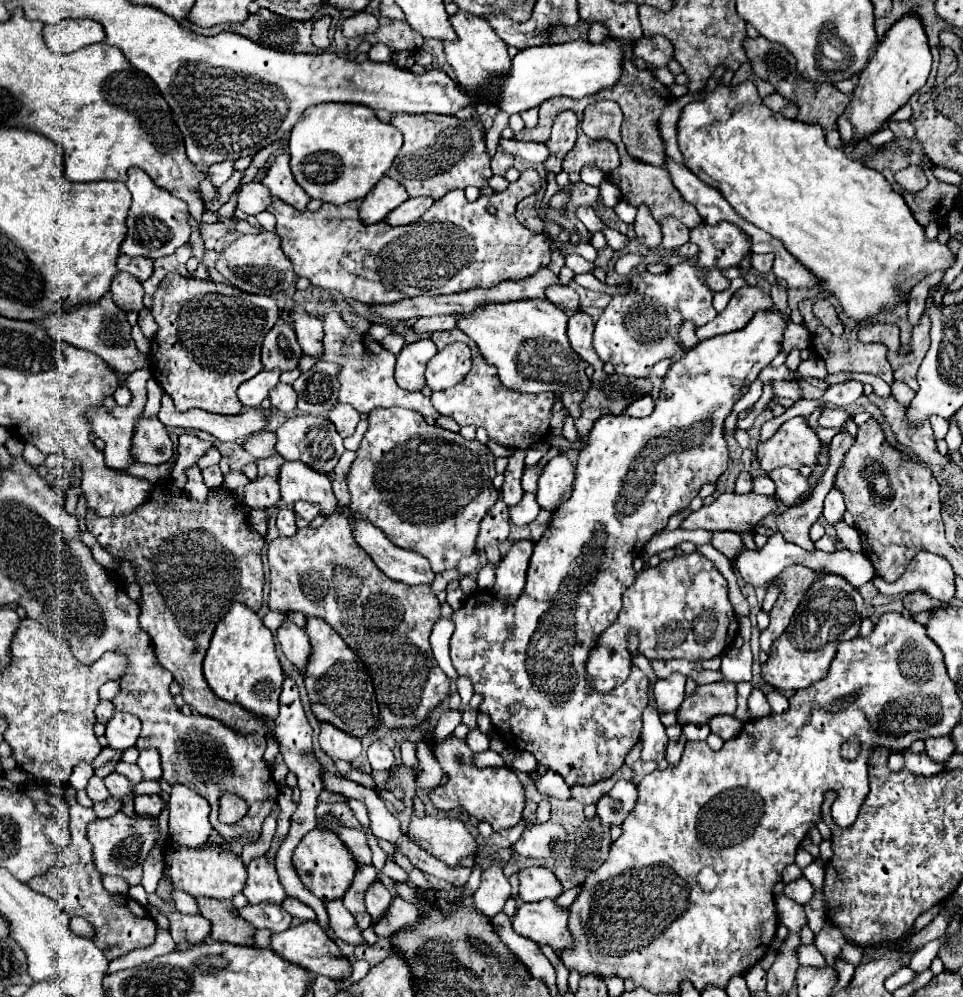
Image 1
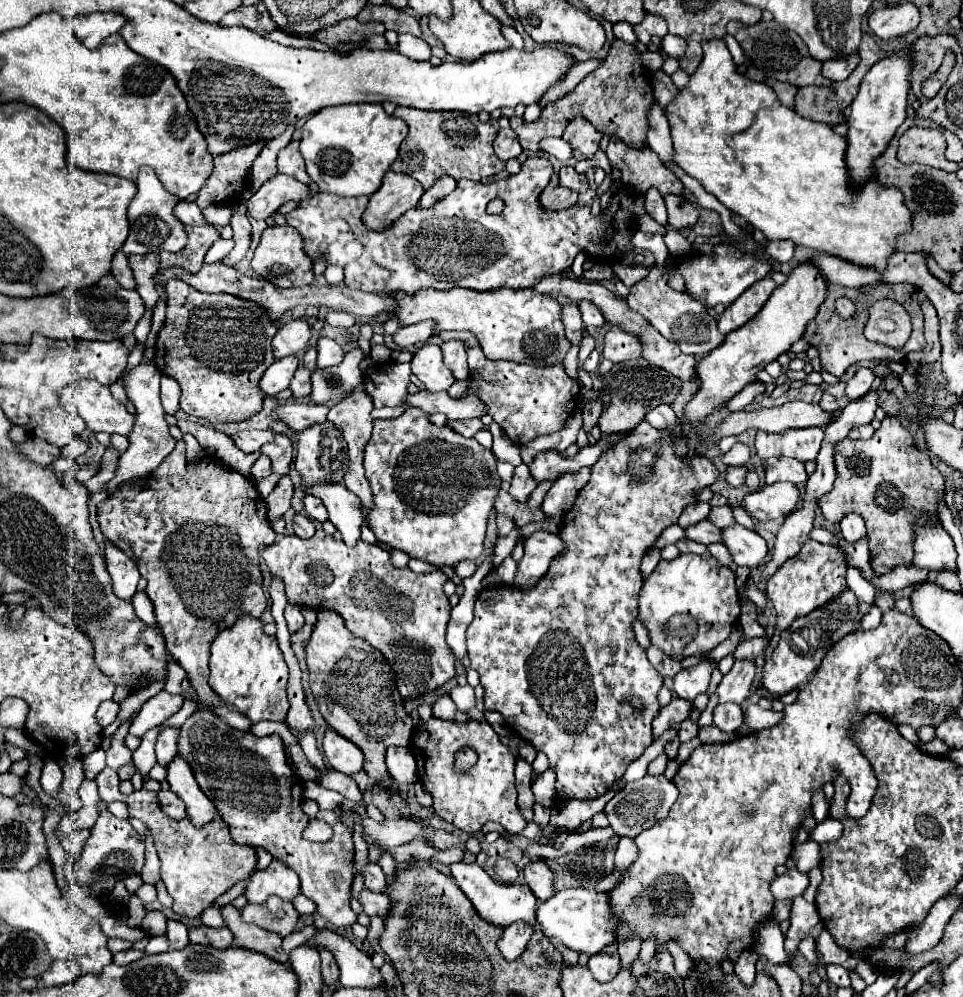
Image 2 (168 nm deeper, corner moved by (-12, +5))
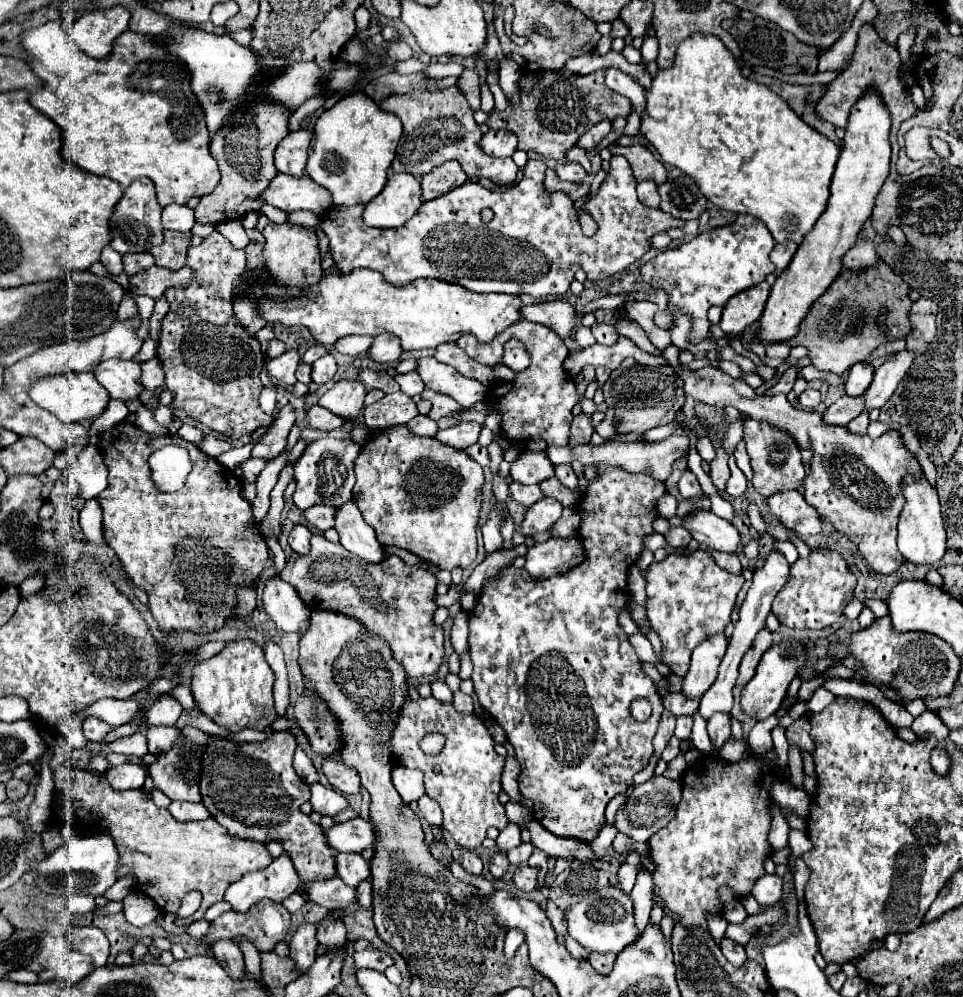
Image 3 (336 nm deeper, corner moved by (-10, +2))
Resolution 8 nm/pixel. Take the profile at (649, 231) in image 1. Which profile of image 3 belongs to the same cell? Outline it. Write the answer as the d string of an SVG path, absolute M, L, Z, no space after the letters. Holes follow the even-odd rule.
M650 180L638 182L636 192L638 192L638 198L640 198L642 204L646 204L650 208L658 208L660 196L658 196L658 190L656 190L656 182L650 182Z

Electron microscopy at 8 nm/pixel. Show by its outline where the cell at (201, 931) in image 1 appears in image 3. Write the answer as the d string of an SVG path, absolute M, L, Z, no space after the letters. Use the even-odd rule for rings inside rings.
M220 940L220 942L216 942L216 944L210 946L210 952L226 968L226 972L234 980L246 978L244 956L242 956L242 950L238 948L238 944L234 944L232 940Z

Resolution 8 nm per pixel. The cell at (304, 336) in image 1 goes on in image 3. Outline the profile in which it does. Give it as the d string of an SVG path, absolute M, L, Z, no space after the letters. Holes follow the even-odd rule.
M326 354L324 358L318 358L314 364L312 364L312 382L316 382L318 386L330 382L336 374L336 360Z

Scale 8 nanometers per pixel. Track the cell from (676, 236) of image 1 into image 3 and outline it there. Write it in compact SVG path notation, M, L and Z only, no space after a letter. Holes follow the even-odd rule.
M674 166L668 168L668 180L658 186L660 210L672 214L674 218L694 220L706 210L706 198L700 192L694 178L680 172Z

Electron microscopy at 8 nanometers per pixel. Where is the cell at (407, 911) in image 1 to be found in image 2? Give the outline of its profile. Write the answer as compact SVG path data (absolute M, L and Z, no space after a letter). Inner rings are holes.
M364 889L360 893L360 903L364 907L364 913L370 917L386 919L392 911L392 899L386 893L372 893L372 891Z

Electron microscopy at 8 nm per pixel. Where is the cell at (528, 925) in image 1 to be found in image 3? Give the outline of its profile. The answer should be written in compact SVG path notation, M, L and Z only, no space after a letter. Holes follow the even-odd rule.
M608 886L608 888L594 892L594 898L586 898L578 902L564 914L568 920L568 934L592 952L616 952L618 954L640 938L640 932L634 922L632 900L626 892L622 892L616 886Z

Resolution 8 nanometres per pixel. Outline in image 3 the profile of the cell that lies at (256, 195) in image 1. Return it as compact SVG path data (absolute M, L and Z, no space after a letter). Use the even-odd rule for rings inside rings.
M278 174L270 186L262 194L264 204L272 204L280 210L294 212L294 210L308 210L316 216L322 216L330 210L330 192L318 186L310 176L294 178L290 174Z

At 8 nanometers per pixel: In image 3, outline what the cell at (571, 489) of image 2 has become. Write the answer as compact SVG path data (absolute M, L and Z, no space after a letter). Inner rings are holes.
M542 498L540 502L532 504L520 524L520 530L514 532L514 544L522 544L528 536L534 536L538 532L550 530L556 520L562 514L562 504L556 498Z

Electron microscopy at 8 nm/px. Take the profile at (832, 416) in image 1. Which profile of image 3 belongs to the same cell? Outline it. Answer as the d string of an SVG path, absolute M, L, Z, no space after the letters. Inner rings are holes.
M808 388L808 390L804 390L804 392L800 394L800 406L802 406L802 408L814 408L814 406L818 406L818 404L820 404L820 392L818 392L818 390Z

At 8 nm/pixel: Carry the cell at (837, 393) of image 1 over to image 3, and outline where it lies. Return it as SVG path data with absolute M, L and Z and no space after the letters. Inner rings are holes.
M858 362L850 368L850 374L844 382L844 390L848 396L862 396L870 382L872 382L872 376L874 376L874 366L868 364L868 362Z

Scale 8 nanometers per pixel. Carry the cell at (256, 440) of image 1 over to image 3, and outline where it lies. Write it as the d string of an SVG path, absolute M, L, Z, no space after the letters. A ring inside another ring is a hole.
M204 436L198 448L200 448L204 454L208 454L208 456L218 458L222 452L230 450L232 446L230 446L226 440L218 440L218 438L214 438L214 436Z

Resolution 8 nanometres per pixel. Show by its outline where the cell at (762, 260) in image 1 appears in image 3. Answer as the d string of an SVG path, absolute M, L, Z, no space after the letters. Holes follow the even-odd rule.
M790 240L788 242L782 242L782 244L776 244L774 250L770 252L770 260L776 264L778 270L784 270L790 264L796 248L798 248L798 244L796 242L790 242Z

